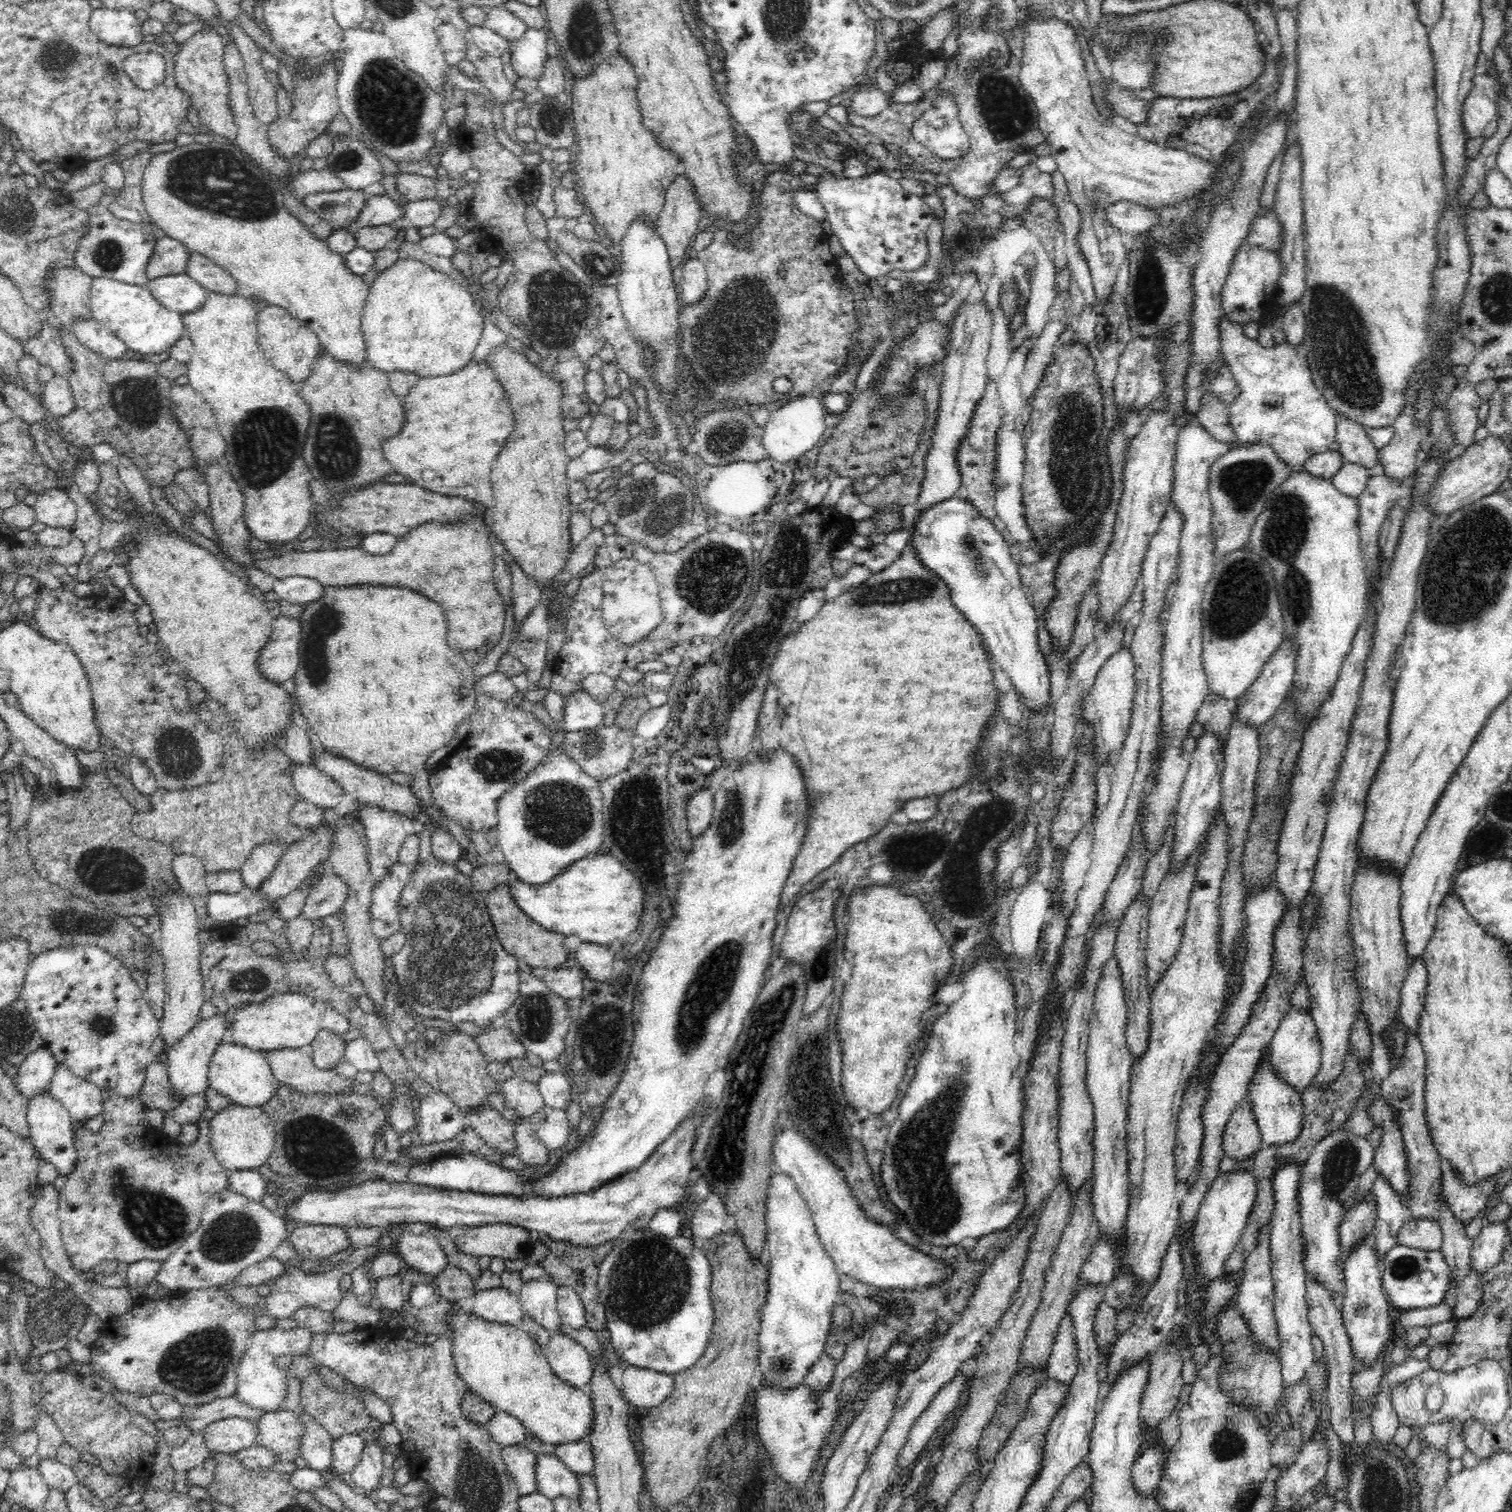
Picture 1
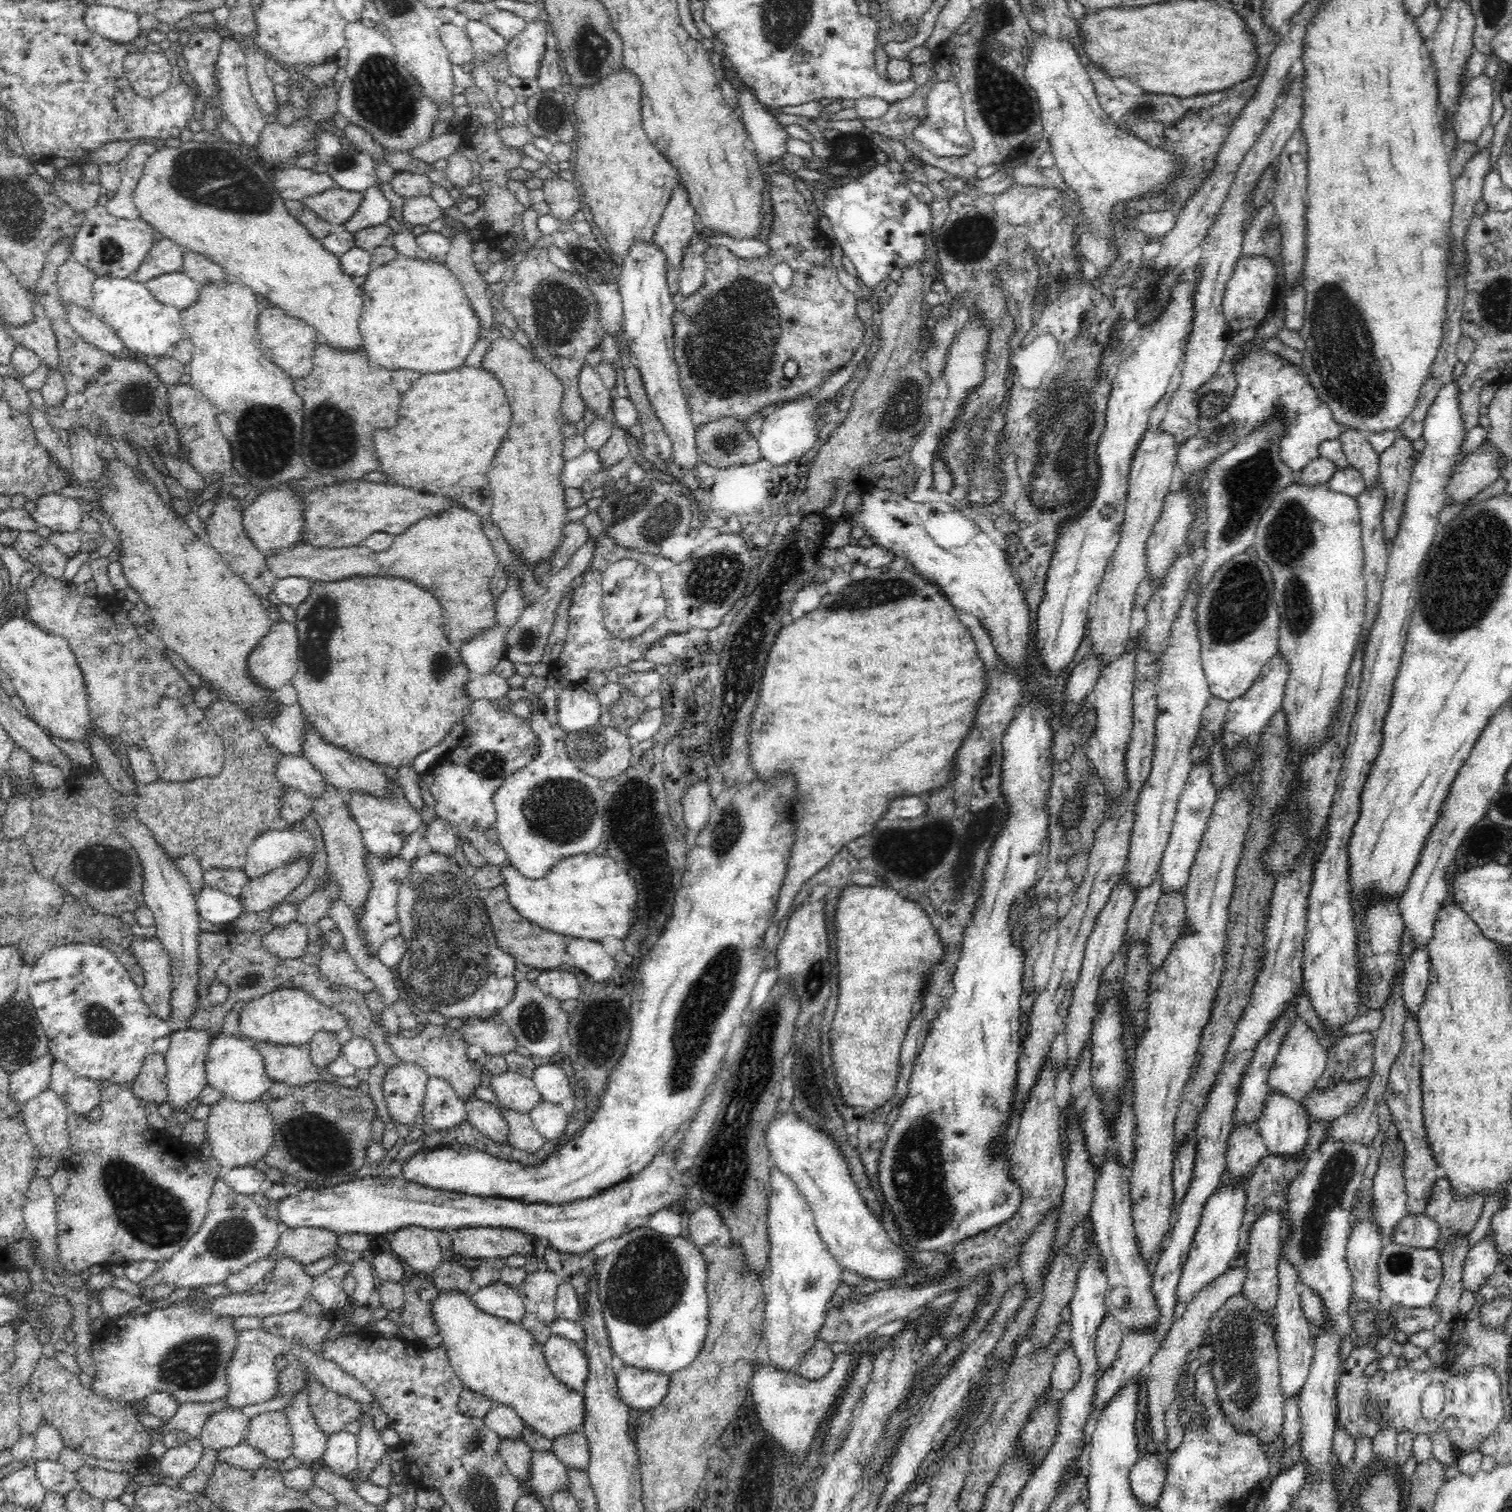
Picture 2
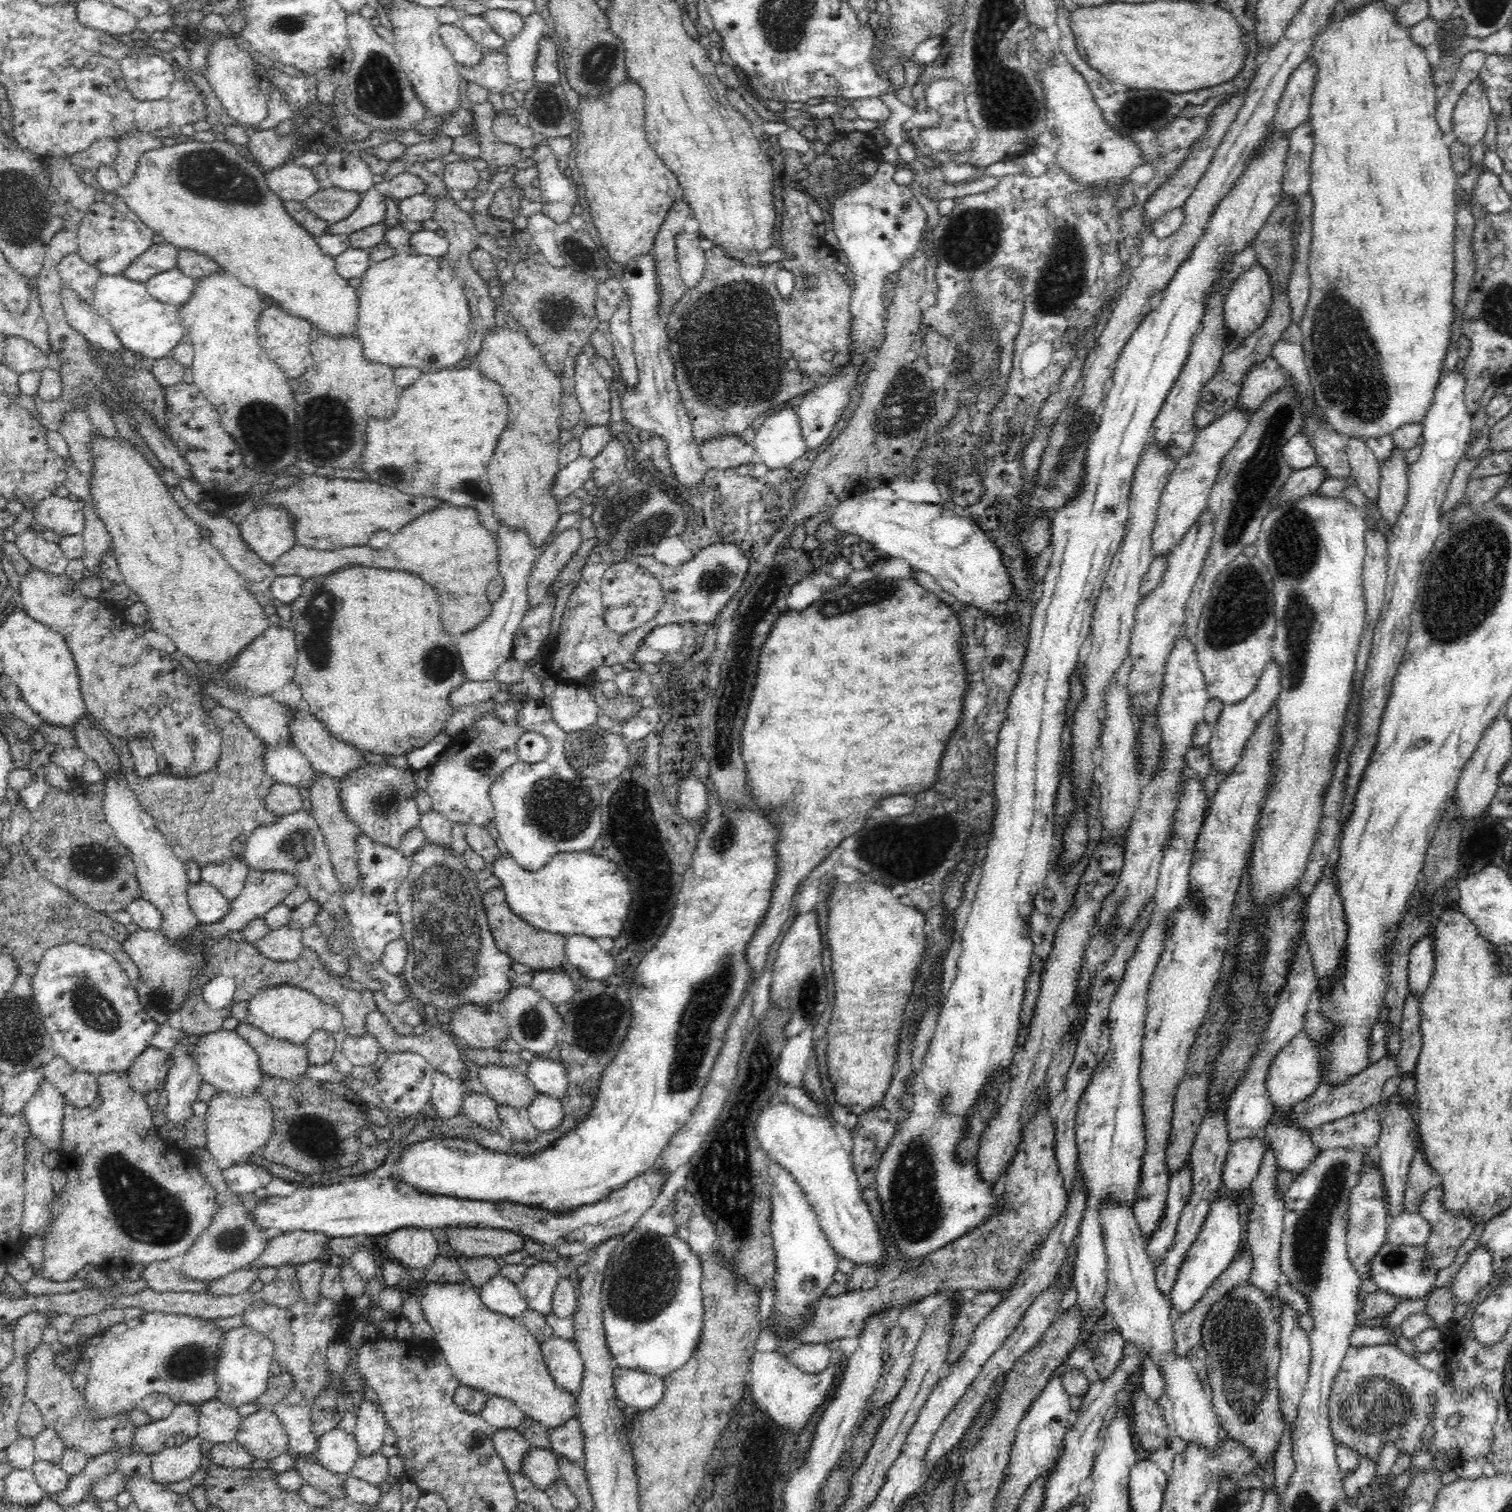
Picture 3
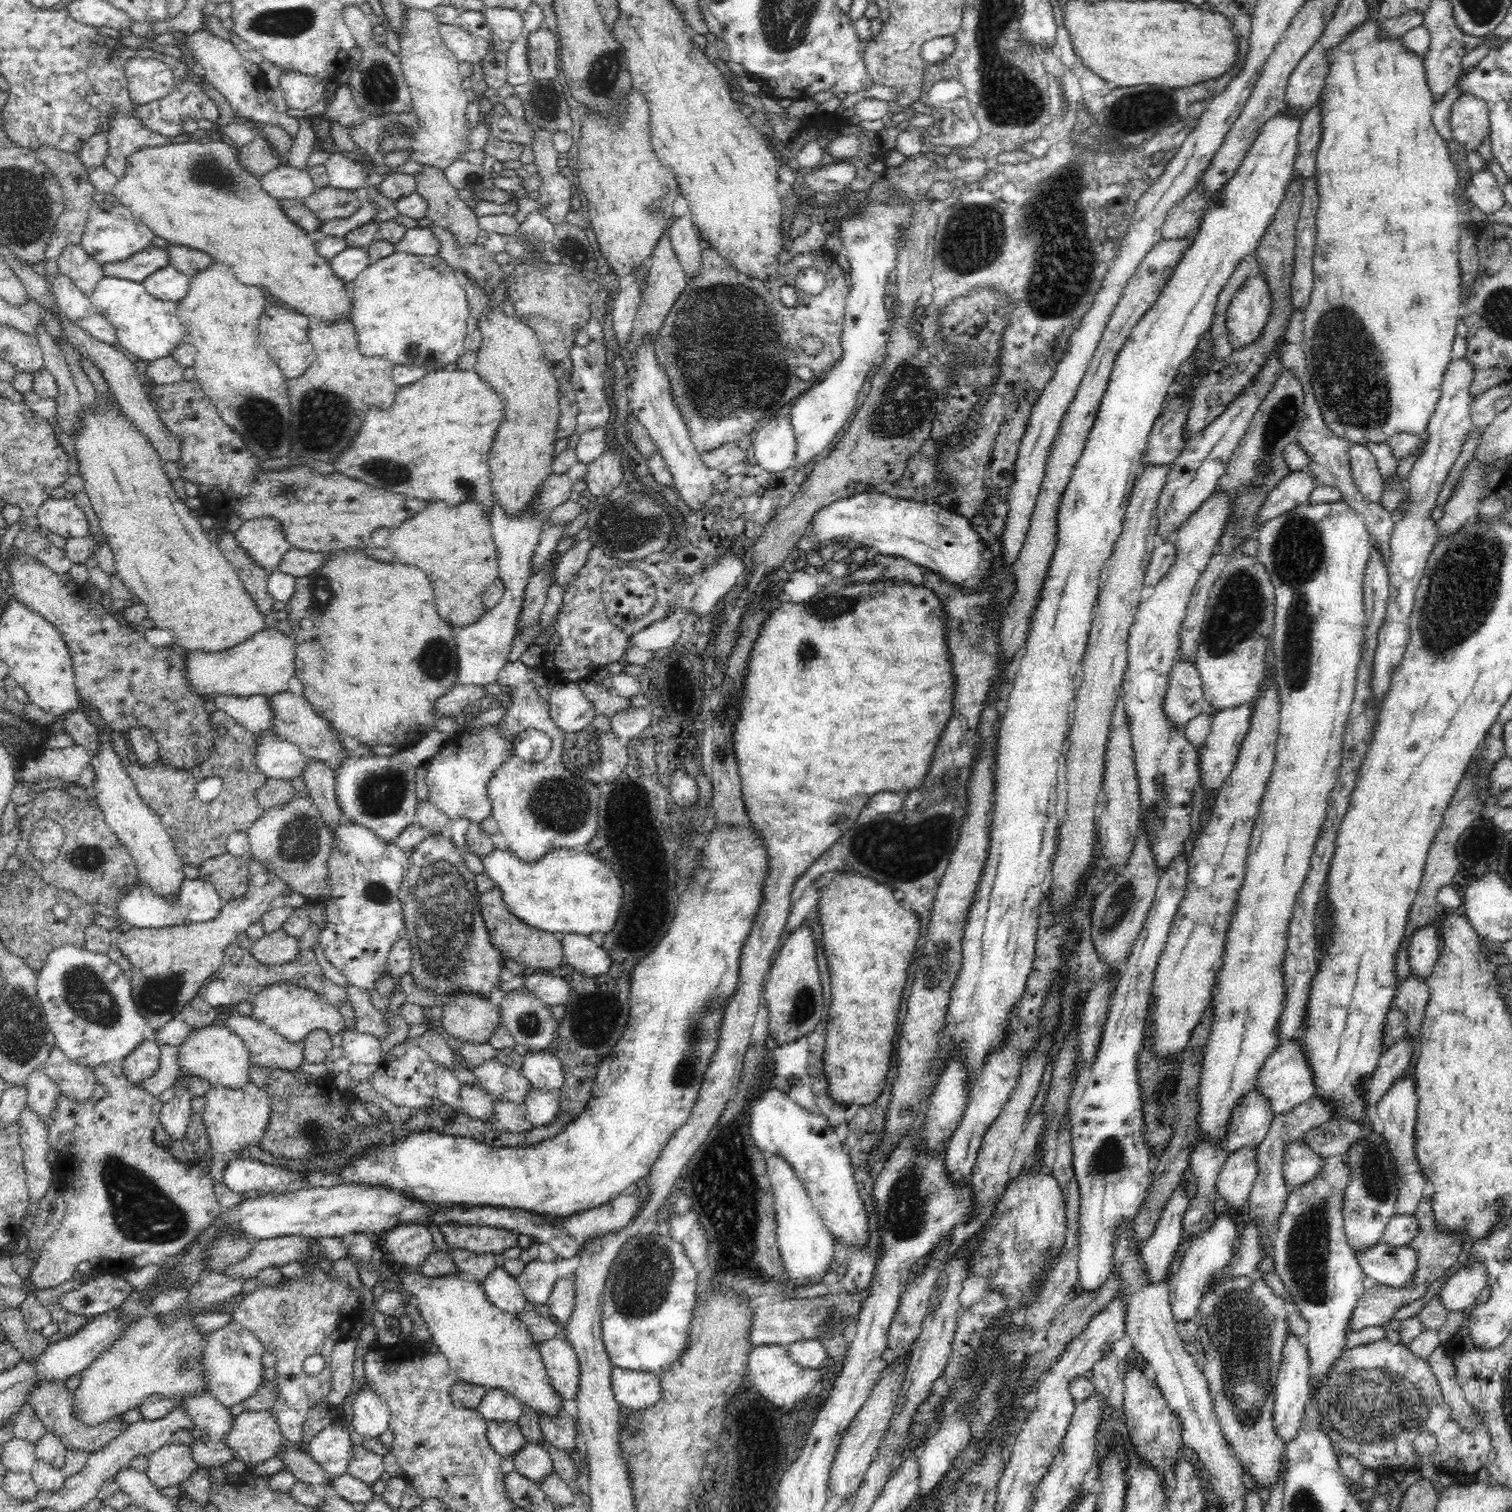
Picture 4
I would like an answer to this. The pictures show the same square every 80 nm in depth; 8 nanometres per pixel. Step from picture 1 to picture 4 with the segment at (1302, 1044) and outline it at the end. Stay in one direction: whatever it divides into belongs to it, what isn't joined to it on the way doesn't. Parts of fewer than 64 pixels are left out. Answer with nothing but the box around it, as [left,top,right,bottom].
[1255,1039,1315,1116]

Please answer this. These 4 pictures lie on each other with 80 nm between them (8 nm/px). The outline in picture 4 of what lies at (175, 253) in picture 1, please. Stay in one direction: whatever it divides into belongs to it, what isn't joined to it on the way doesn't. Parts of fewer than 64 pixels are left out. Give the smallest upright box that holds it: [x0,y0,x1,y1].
[103,246,170,283]

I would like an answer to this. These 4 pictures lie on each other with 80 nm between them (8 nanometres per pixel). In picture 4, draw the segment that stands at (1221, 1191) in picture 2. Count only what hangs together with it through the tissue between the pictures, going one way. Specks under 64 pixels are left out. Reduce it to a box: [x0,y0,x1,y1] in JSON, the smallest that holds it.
[1169,1209,1239,1322]

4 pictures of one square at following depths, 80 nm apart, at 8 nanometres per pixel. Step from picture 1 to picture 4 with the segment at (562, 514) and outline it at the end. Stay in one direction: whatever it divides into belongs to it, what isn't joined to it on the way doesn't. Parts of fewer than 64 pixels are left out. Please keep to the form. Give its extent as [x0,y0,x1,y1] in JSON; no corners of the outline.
[475,302,559,517]

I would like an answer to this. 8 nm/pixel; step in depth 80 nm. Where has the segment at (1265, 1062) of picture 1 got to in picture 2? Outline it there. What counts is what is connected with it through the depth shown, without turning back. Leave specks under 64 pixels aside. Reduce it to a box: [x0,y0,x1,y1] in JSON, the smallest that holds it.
[1258,1088,1310,1160]

